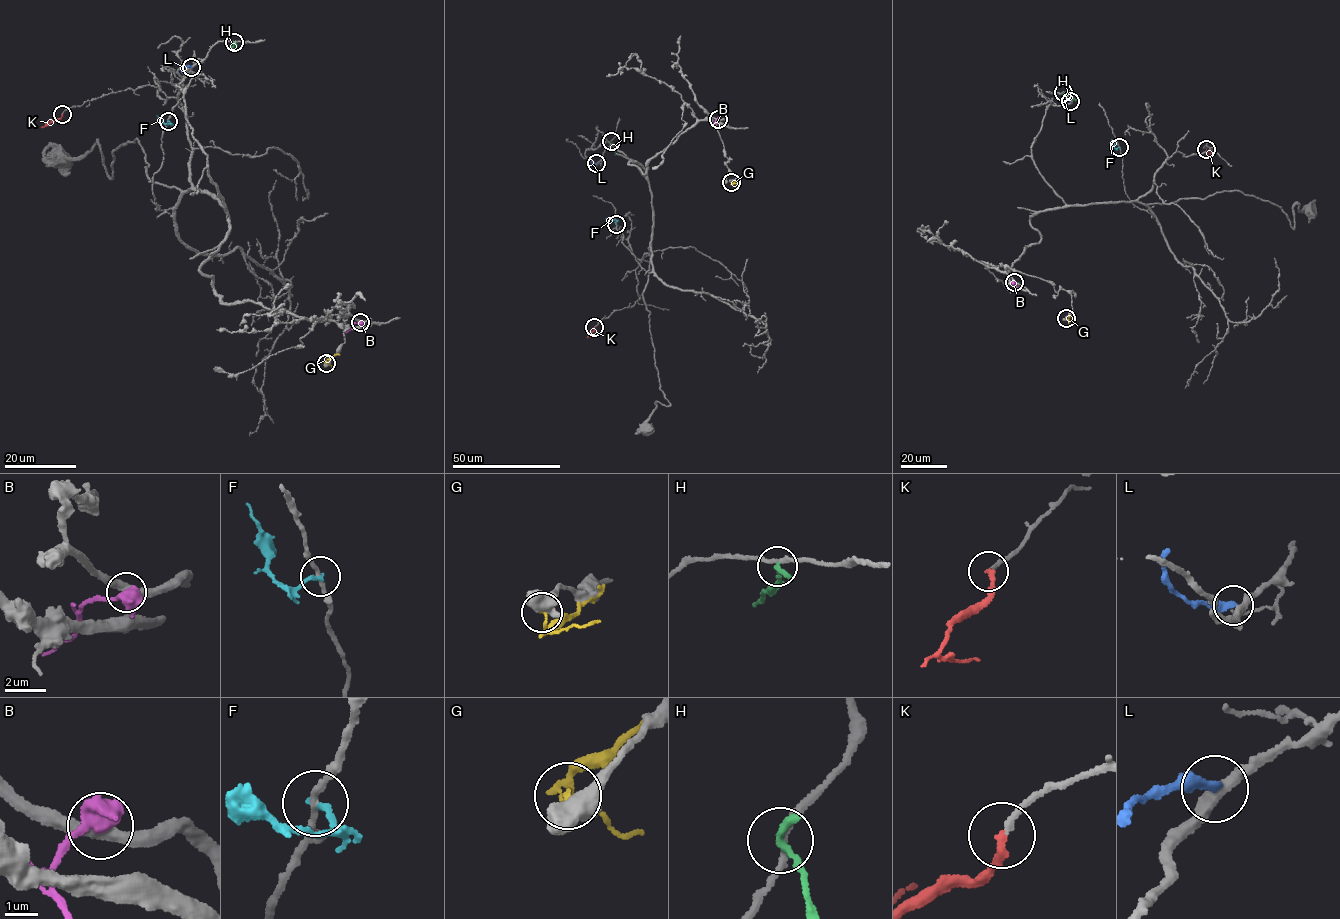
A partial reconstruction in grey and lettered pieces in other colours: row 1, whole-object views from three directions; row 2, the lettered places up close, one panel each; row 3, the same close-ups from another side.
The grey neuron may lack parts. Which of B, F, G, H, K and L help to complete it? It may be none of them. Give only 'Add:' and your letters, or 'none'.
Add: K

